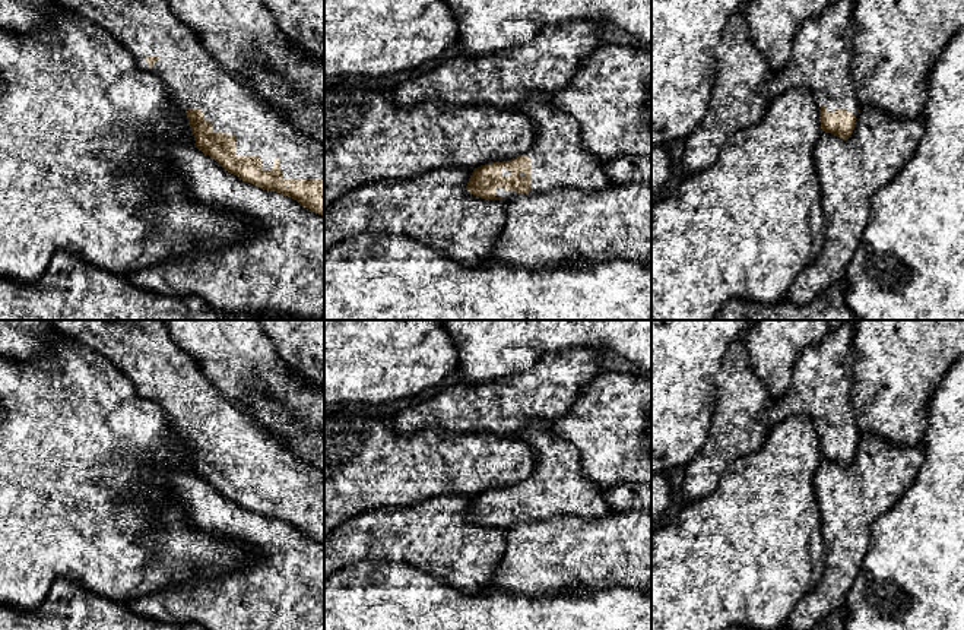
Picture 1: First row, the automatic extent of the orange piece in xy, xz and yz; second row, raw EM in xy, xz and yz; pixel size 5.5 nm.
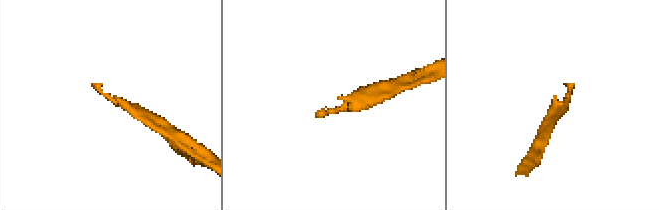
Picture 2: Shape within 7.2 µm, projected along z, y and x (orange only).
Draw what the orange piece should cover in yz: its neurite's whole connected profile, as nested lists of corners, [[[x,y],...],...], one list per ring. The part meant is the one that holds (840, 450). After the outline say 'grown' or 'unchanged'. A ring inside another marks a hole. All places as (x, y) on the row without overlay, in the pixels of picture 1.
[[[841,325],[828,330],[818,345],[811,345],[800,354],[793,371],[790,387],[760,414],[760,421],[773,428],[793,415],[805,414],[811,418],[819,437],[821,456],[843,468],[849,466],[856,455],[859,433],[853,418],[853,330],[852,325]]]; grown

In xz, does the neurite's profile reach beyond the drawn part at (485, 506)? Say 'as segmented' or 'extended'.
extended

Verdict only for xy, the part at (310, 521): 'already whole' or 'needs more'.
needs more

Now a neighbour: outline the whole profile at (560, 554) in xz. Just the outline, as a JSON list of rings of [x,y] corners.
[[[609,512],[600,517],[571,515],[519,520],[505,528],[505,551],[486,595],[559,595],[574,589],[625,586],[651,596],[651,512]]]

